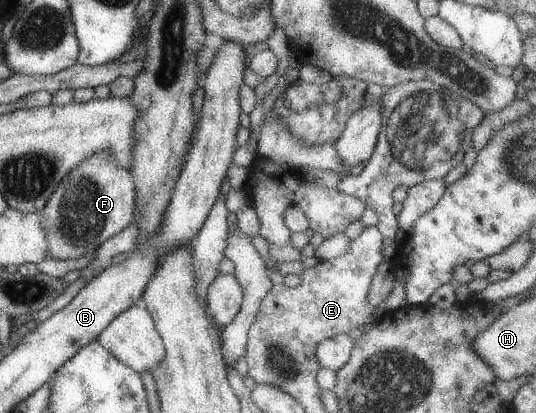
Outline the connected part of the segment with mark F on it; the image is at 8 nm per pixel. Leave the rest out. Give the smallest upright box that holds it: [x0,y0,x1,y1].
[42,151,136,261]

